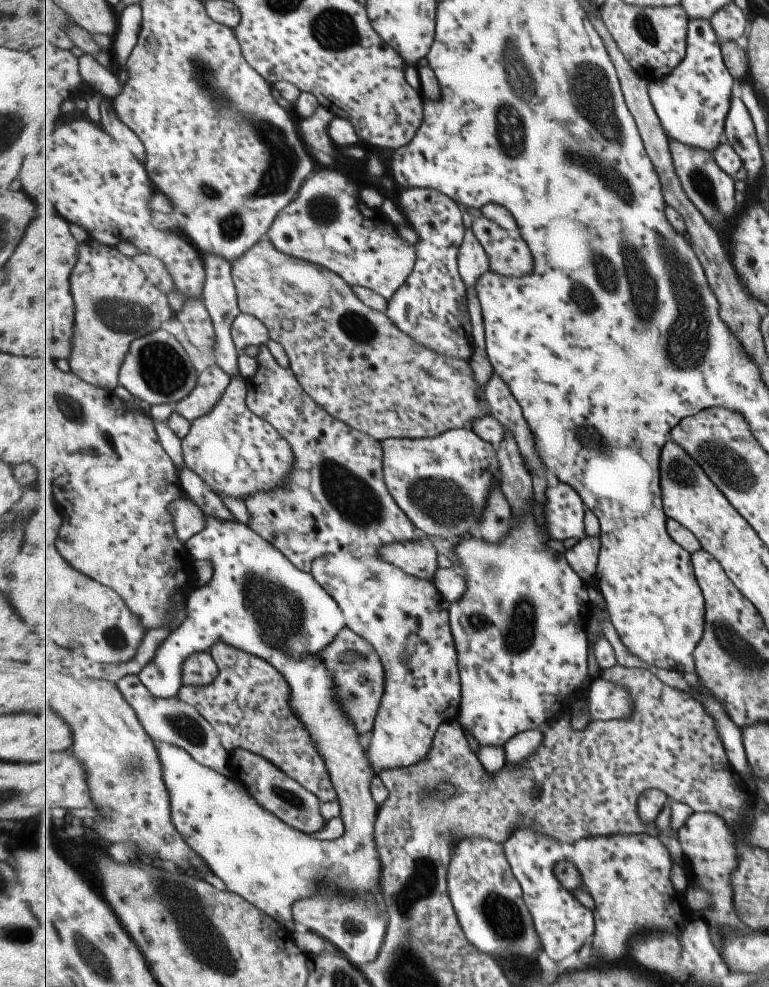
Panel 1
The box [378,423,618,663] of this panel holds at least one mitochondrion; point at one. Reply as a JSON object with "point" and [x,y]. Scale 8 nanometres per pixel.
{"point":[512,628]}

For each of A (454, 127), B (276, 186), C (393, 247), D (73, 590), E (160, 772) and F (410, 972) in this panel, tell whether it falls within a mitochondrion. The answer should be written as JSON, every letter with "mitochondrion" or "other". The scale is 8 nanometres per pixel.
{"A":"other","B":"mitochondrion","C":"other","D":"other","E":"other","F":"mitochondrion"}

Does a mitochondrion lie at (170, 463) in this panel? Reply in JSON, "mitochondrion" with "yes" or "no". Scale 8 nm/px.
{"mitochondrion":"no"}

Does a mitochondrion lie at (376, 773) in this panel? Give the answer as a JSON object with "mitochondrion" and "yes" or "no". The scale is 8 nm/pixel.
{"mitochondrion":"no"}

